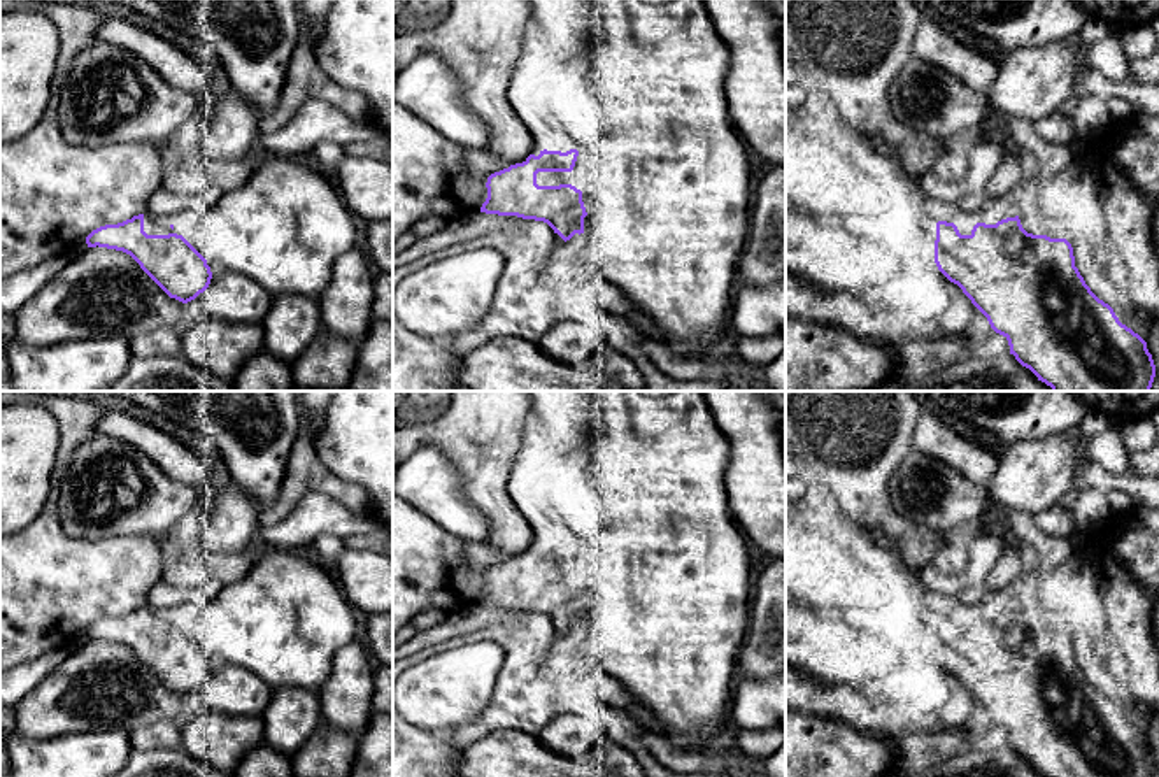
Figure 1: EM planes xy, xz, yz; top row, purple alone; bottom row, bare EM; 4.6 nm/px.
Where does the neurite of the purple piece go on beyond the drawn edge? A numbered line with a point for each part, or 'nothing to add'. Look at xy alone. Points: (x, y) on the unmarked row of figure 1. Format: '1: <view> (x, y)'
1: xy (184, 616)

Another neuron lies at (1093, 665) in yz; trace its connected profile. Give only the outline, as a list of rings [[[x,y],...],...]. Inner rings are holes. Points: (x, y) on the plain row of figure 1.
[[[1082,649],[1078,652],[1078,665],[1085,677],[1108,698],[1115,698],[1115,679],[1110,674],[1106,663],[1101,656],[1091,649]]]

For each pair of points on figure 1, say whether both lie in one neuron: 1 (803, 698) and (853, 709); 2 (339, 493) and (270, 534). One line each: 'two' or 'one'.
1: one
2: two

